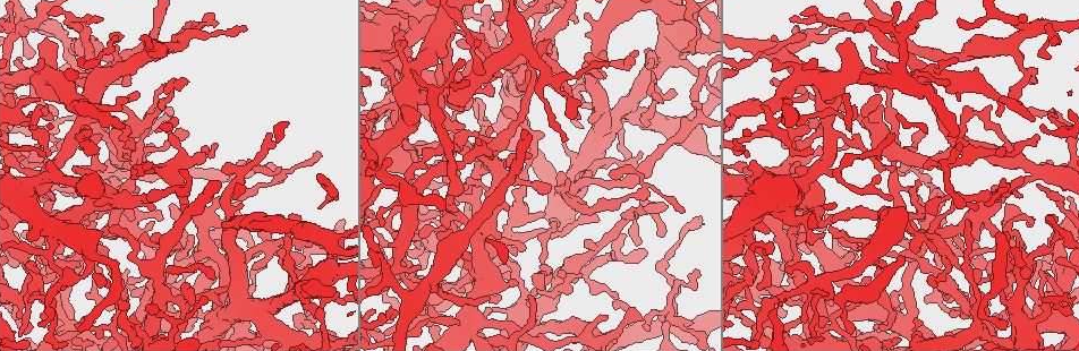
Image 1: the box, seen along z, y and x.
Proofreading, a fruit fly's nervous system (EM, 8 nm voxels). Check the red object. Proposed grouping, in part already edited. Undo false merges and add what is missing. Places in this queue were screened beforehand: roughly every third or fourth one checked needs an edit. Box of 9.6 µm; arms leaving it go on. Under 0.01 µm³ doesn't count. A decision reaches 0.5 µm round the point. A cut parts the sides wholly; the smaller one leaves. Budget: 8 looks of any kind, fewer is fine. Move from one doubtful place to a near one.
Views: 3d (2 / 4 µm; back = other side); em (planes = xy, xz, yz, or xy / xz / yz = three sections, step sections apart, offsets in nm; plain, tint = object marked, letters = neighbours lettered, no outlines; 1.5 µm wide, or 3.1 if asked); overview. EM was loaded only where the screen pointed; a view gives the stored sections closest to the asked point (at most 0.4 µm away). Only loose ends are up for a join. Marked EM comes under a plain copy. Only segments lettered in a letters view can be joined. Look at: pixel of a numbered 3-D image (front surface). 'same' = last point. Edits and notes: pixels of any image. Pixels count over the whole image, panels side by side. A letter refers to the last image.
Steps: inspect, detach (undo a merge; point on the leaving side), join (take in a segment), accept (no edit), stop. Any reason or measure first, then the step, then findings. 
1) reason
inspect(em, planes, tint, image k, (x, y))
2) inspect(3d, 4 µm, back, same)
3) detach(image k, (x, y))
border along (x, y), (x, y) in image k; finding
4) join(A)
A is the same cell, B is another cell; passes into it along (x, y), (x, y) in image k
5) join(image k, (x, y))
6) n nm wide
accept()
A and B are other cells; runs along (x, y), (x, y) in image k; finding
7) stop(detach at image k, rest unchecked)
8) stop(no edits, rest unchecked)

thin end
inspect(em, planes, letters, image 1, (13, 127))

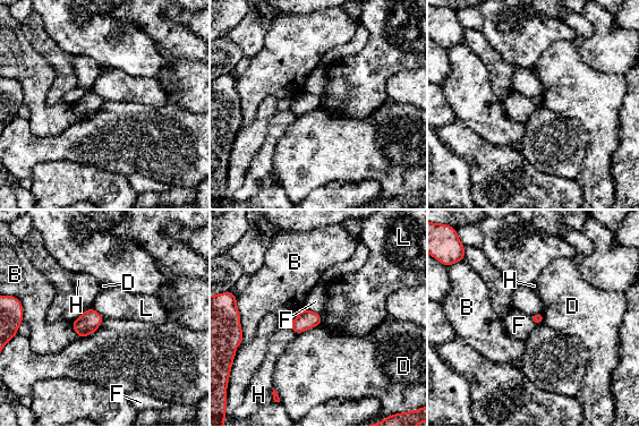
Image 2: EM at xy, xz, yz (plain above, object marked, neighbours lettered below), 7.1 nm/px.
accept()
B, D, F, H and L are other cells; border along (92, 307), (104, 317) in image 2; none of them fits

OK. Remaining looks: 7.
tapers out
inspect(3d, 2 µm, image 1, (790, 19))

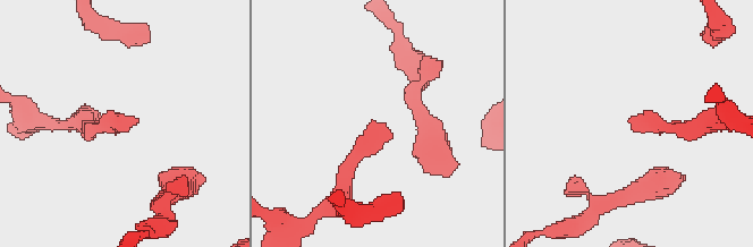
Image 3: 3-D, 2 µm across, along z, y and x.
shape alone is not enough
inspect(em, planes, letters, image 3, (376, 123))

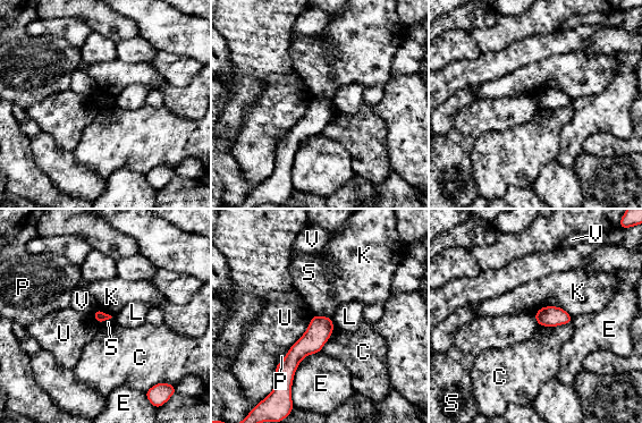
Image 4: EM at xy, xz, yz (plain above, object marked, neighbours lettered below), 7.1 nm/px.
80 nm wide
accept()
C, E, K, L, P, S, U and V are other cells; border along (314, 314), (330, 319) in image 4; none of them fits

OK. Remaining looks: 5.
inspect(3d, 4 µm, image 1, (1029, 108))

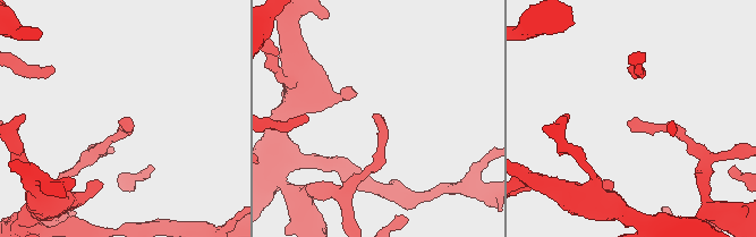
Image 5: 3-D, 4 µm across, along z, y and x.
inspect(em, planes, letters, image 5, (374, 113))

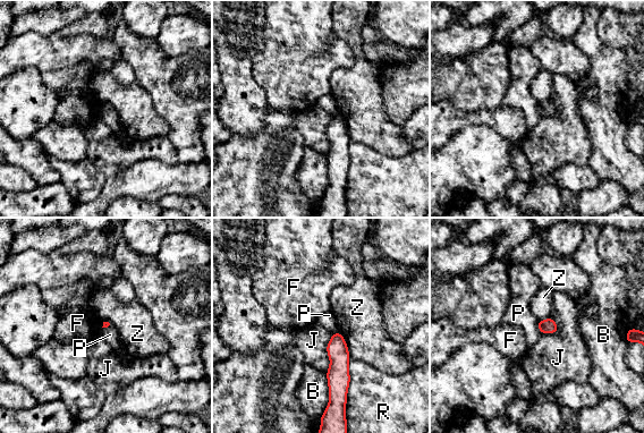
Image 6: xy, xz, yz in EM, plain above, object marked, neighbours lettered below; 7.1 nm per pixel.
accept()
B, F, J, P, R and Z are other cells; border along (536, 322), (537, 330), (541, 333) in image 6; none of them fits

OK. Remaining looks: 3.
stop(no edits, rest unchecked)

